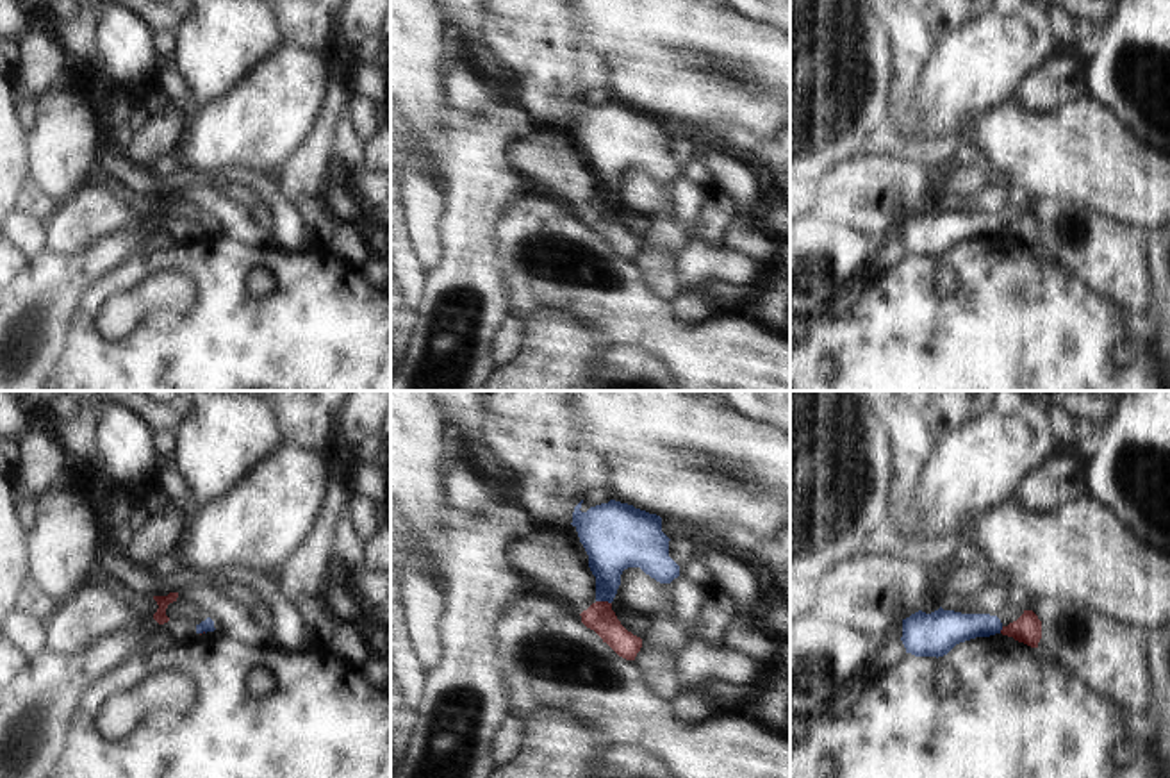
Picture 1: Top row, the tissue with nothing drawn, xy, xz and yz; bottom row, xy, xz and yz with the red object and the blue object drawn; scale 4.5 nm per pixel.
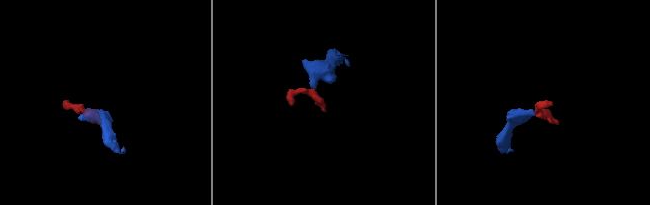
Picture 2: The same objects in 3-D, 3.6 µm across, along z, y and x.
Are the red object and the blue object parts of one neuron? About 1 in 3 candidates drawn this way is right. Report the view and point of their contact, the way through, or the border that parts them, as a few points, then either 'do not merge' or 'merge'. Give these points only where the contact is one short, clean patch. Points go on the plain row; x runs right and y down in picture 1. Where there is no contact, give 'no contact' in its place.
xz (603, 202) | along xz (596, 200), (610, 204) | do not merge

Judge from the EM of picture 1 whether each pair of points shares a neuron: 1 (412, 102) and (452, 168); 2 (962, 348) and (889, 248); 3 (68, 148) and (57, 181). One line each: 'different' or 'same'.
1: different
2: different
3: same

